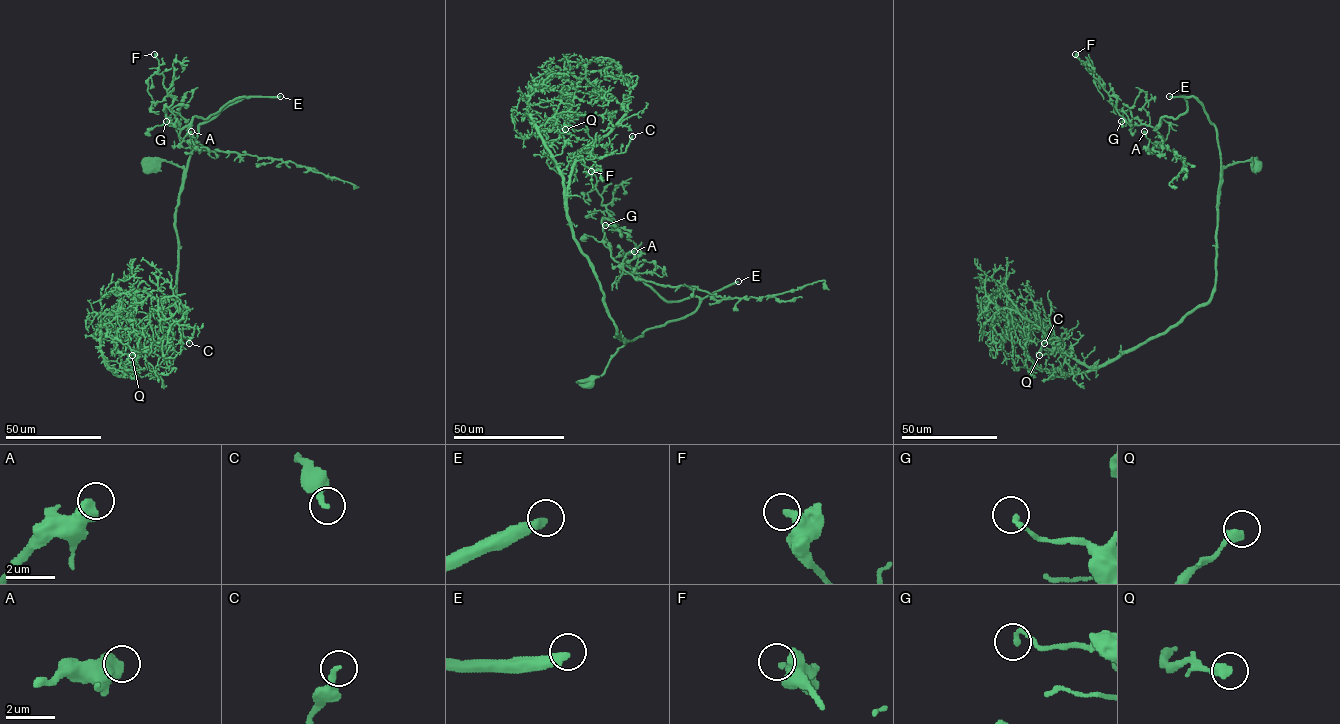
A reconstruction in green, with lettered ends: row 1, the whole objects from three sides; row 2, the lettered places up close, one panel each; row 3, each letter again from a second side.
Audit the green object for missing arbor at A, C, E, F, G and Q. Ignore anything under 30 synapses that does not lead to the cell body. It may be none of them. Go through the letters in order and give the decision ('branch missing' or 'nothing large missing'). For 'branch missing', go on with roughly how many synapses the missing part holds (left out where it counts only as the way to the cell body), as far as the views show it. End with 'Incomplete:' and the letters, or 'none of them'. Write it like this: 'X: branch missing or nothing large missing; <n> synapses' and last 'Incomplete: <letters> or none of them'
A: nothing large missing
C: nothing large missing
E: branch missing; 600 synapses
F: nothing large missing
G: nothing large missing
Q: nothing large missing
Incomplete: E

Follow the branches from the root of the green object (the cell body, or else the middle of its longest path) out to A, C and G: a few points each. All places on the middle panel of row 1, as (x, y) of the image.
A: (588, 383), (627, 341), (699, 304), (665, 300), (631, 267), (621, 272), (636, 279), (619, 265), (634, 251)
C: (588, 383), (625, 342), (575, 238), (567, 186), (582, 150), (623, 153), (632, 136)
G: (588, 383), (627, 341), (690, 314), (699, 302), (665, 300), (617, 262), (602, 219), (618, 227), (605, 225)

